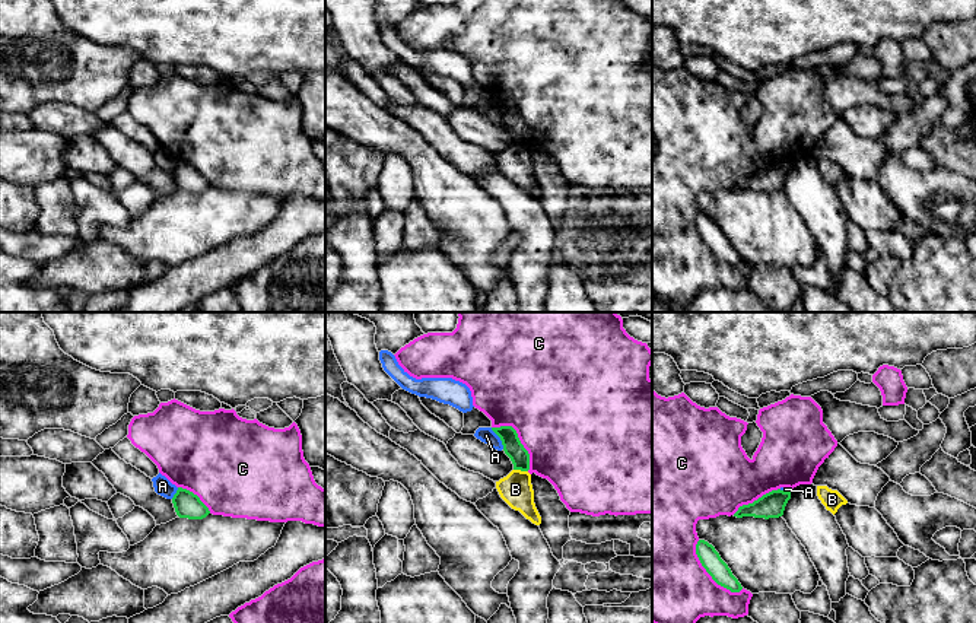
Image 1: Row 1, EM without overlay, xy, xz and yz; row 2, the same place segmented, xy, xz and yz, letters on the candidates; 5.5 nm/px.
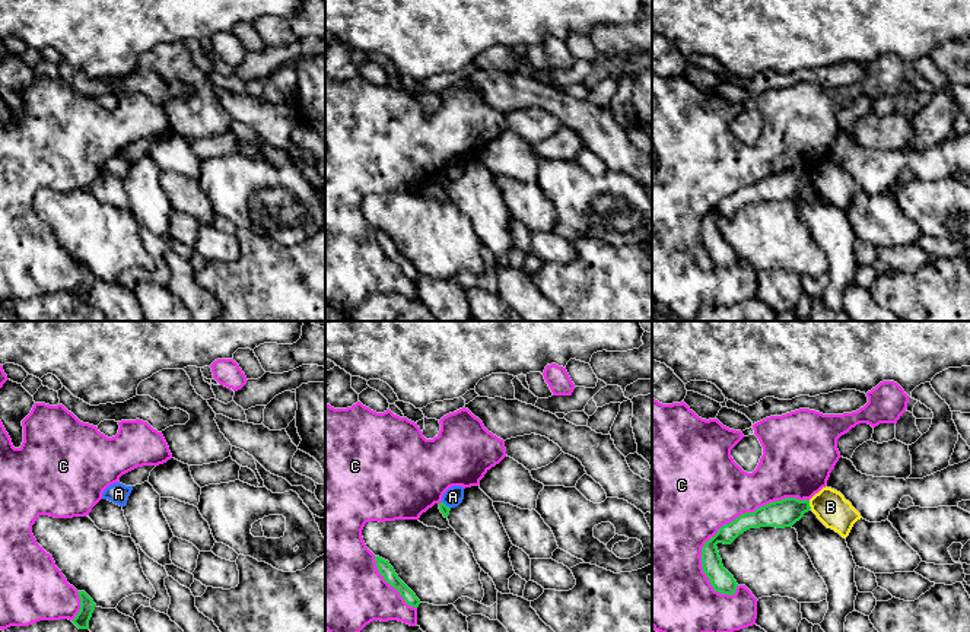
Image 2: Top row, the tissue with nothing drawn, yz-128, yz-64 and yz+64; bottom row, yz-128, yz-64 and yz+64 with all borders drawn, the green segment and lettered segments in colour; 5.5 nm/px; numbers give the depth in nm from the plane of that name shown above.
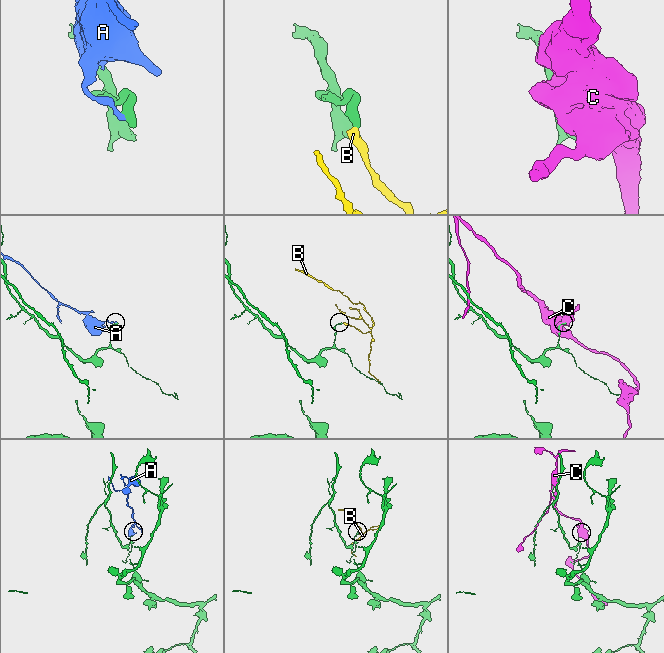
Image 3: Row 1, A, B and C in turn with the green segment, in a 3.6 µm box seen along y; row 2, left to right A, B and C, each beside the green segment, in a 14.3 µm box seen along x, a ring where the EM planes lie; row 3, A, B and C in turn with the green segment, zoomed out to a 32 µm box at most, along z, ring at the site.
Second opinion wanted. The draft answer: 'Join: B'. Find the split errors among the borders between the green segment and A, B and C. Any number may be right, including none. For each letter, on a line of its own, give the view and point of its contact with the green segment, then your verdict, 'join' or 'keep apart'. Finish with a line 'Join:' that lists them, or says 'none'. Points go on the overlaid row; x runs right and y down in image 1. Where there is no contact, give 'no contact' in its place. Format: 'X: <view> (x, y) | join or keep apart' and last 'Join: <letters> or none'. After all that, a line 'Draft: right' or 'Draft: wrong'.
A: xz (499, 436) | keep apart
B: xz (521, 470) | keep apart
C: yz (706, 571) | keep apart
Join: none
Draft: wrong

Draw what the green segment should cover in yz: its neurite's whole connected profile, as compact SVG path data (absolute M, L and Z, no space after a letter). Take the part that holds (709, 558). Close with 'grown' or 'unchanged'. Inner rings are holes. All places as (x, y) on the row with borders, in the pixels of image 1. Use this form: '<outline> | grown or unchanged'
M699 540L696 544L696 554L702 566L718 585L729 589L731 592L740 592L743 589L738 579L732 575L731 569L721 559L719 553L712 544L705 540Z | unchanged

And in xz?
M512 426L492 427L500 438L505 454L511 458L514 470L530 470L530 454L521 444L516 430Z | unchanged

